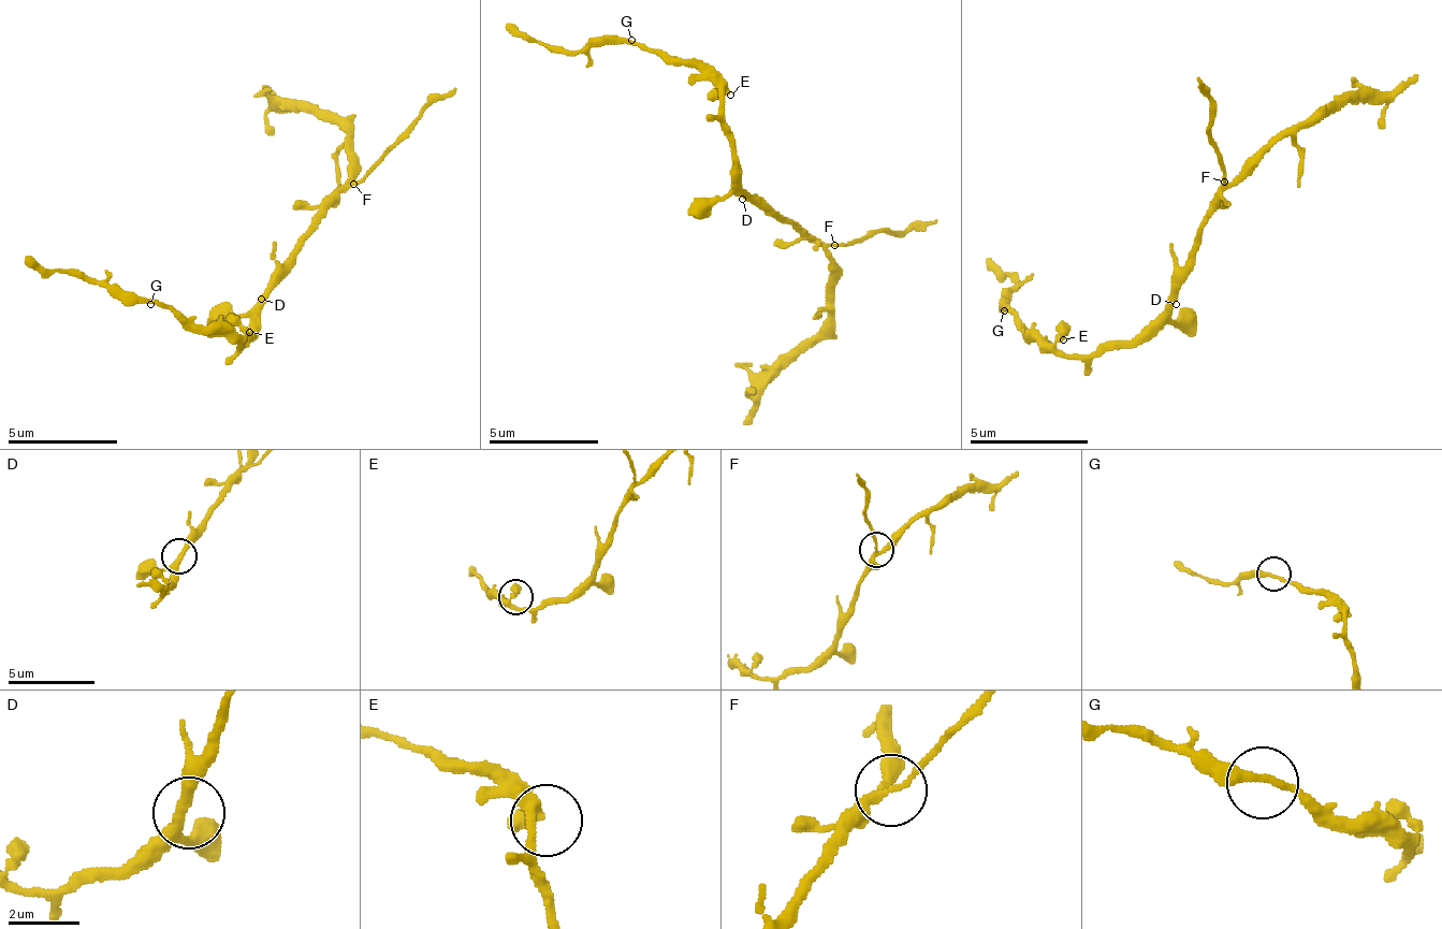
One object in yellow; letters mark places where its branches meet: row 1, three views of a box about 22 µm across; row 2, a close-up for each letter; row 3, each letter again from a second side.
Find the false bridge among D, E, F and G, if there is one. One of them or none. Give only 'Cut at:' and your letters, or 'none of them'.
Cut at: F

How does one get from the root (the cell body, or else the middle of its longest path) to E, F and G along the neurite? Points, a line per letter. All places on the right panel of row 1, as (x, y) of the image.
E: (1164, 304), (1164, 310), (1146, 328), (1129, 339), (1104, 339), (1087, 358), (1068, 358), (1057, 346), (1063, 339)
F: (1164, 304), (1169, 298), (1169, 280), (1188, 262), (1193, 250), (1199, 221), (1217, 203), (1223, 191), (1223, 179)
G: (1164, 304), (1164, 310), (1146, 328), (1129, 339), (1104, 339), (1087, 358), (1057, 358), (1009, 310), (1004, 310)

